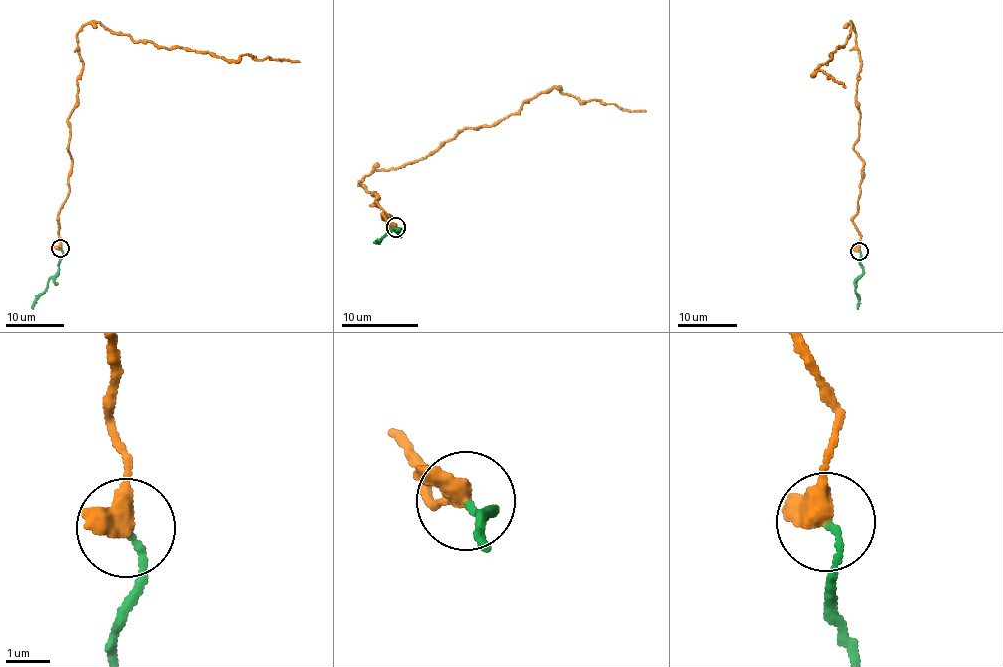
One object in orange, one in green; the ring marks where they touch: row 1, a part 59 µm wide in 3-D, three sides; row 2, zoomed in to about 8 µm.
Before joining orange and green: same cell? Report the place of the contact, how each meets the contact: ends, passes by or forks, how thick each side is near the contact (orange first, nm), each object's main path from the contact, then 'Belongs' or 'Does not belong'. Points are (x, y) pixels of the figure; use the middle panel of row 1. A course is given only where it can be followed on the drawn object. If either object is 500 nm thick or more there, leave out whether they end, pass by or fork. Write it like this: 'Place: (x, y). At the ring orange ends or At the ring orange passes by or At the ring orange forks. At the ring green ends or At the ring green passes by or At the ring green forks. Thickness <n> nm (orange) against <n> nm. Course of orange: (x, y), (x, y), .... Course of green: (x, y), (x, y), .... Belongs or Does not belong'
Place: (395, 227). At the ring orange passes by. At the ring green ends. Thickness 400 nm (orange) against 130 nm. Course of orange: (396, 226), (359, 185), (433, 153), (464, 128), (495, 126), (554, 88), (646, 111). Course of green: (396, 226), (400, 236), (393, 231), (387, 232), (376, 242). Belongs

